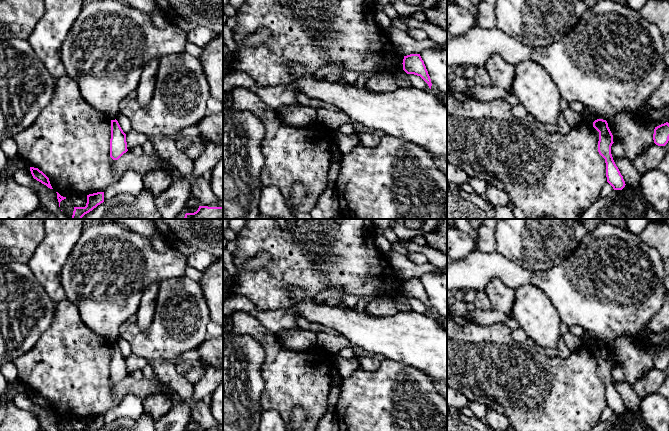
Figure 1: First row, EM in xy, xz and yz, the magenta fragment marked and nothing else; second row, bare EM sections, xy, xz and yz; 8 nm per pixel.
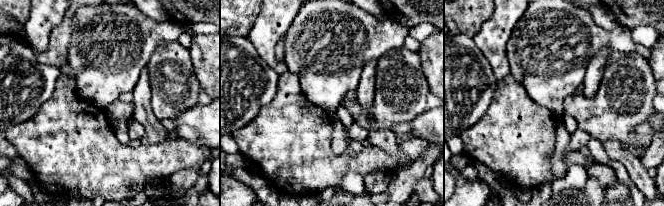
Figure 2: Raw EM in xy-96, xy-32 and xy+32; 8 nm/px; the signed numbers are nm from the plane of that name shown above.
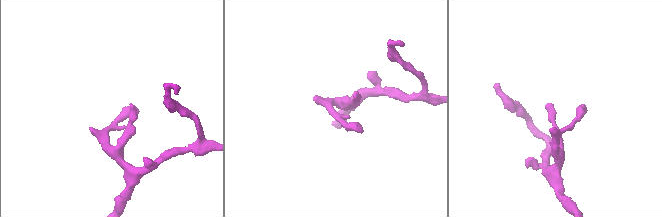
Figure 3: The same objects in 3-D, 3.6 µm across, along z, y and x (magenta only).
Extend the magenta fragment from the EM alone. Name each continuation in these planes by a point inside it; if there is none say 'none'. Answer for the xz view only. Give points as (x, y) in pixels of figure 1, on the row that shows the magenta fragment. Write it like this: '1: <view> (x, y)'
none

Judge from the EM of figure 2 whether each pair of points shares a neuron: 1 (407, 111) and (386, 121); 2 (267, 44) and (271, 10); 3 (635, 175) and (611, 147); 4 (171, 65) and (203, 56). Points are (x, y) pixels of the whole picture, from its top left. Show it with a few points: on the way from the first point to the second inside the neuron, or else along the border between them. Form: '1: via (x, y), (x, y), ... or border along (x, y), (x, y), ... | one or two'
1: via (402, 111), (396, 111), (391, 116) | one
2: via (267, 36), (269, 18) | one
3: via (634, 168), (618, 152) | one
4: border along (188, 49), (191, 55), (192, 70), (198, 81) | two

